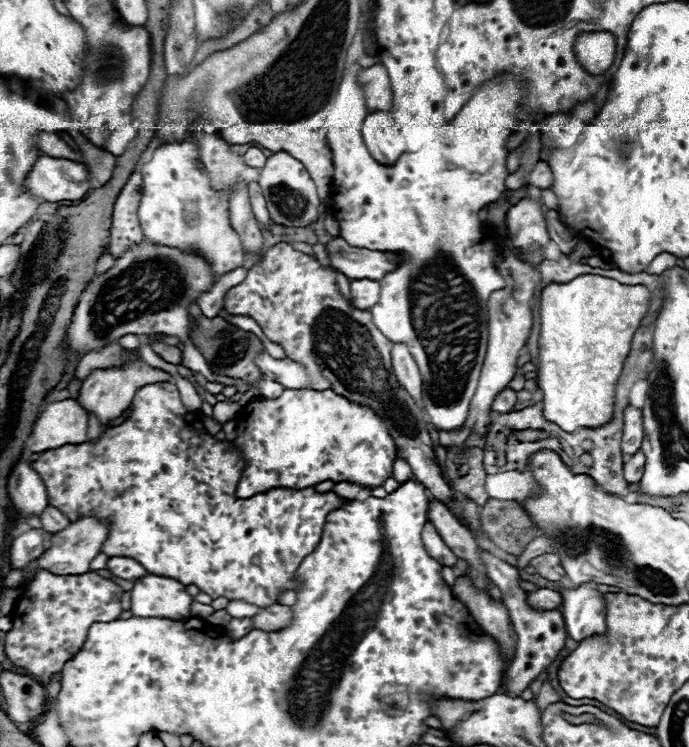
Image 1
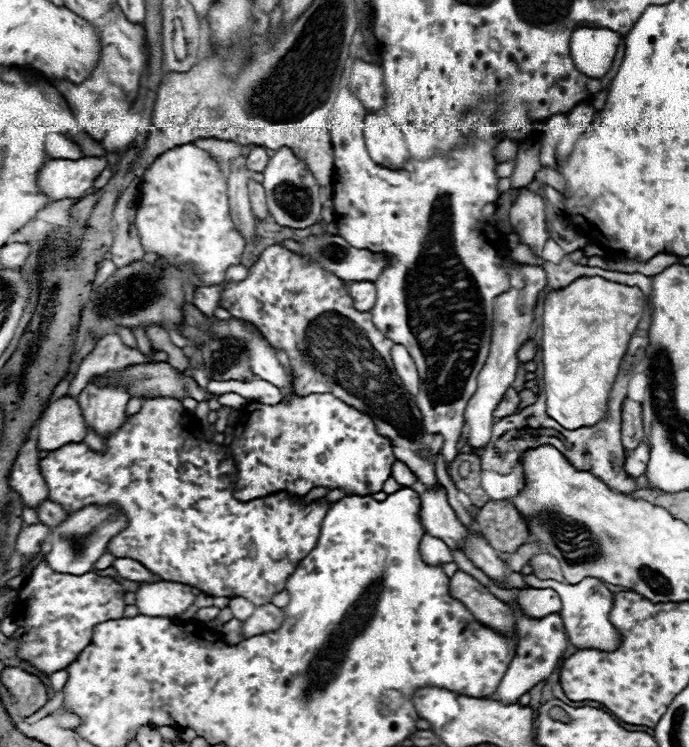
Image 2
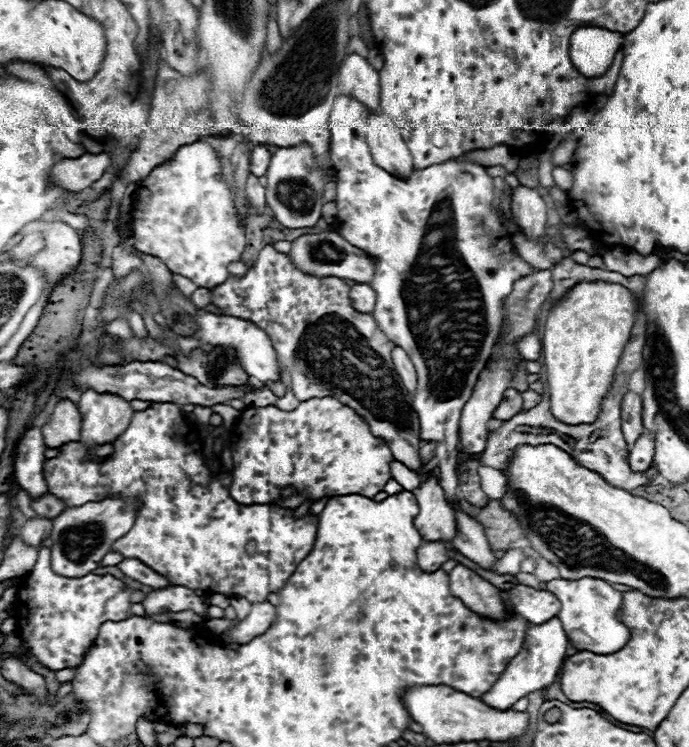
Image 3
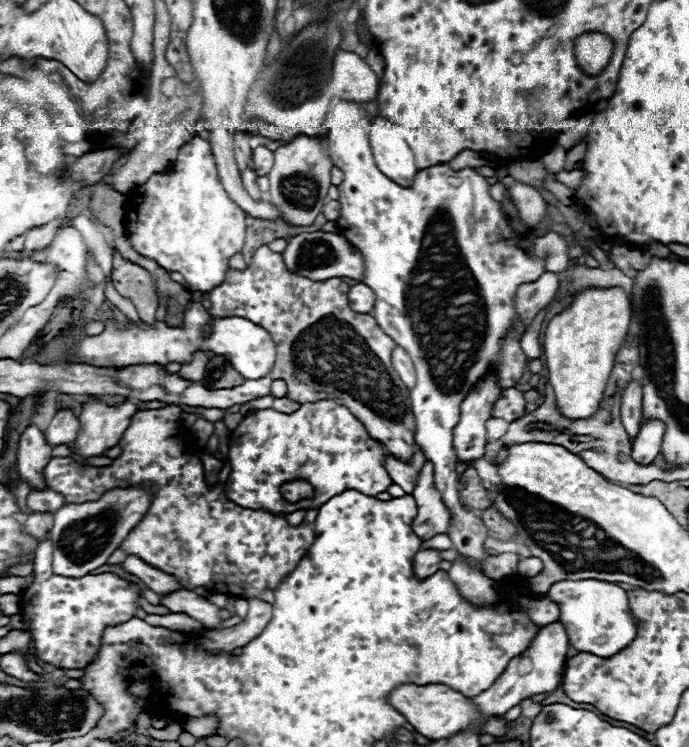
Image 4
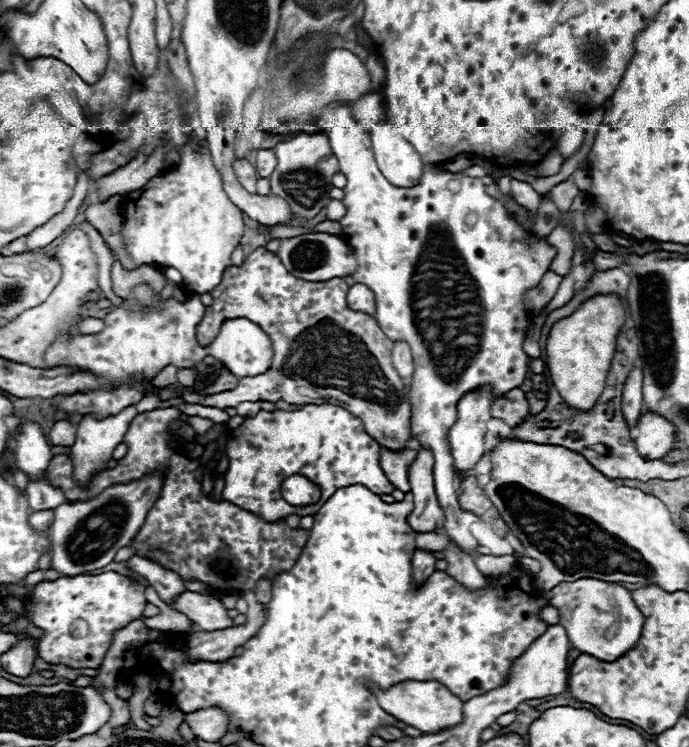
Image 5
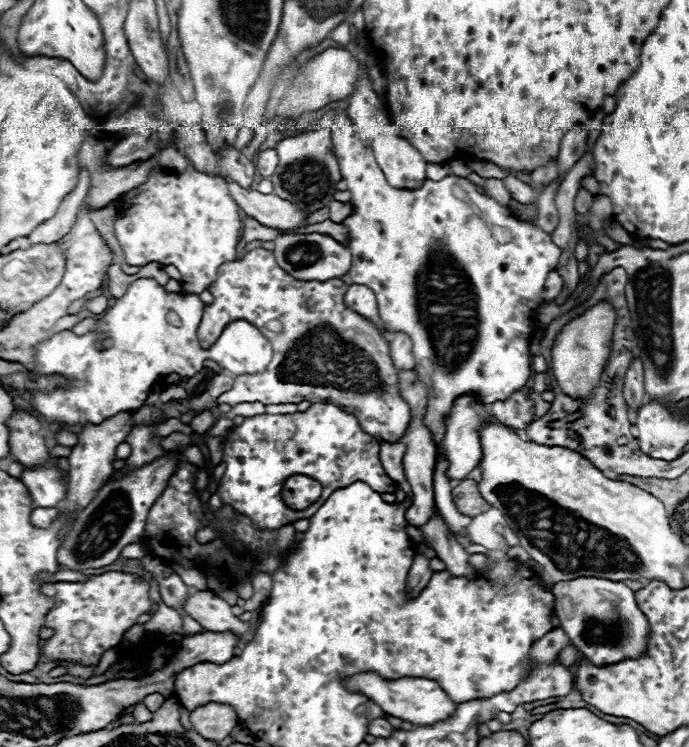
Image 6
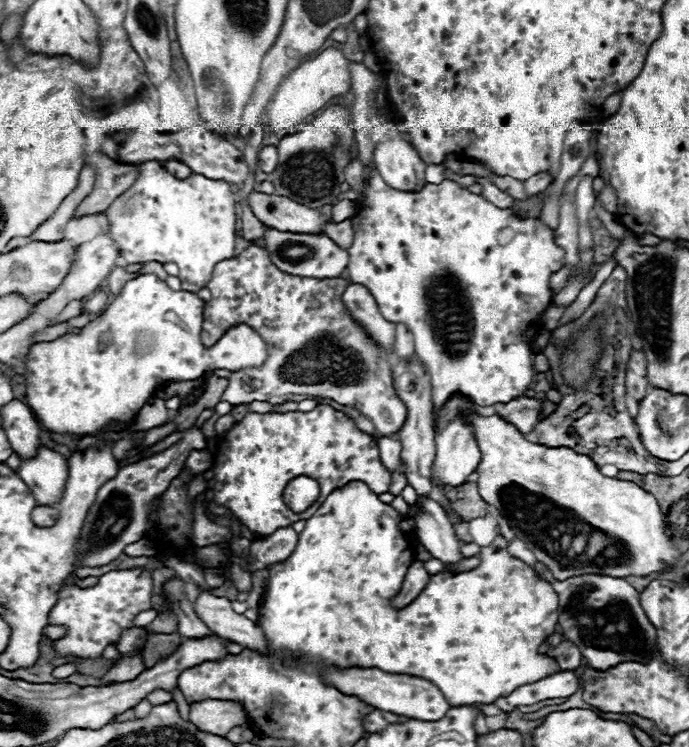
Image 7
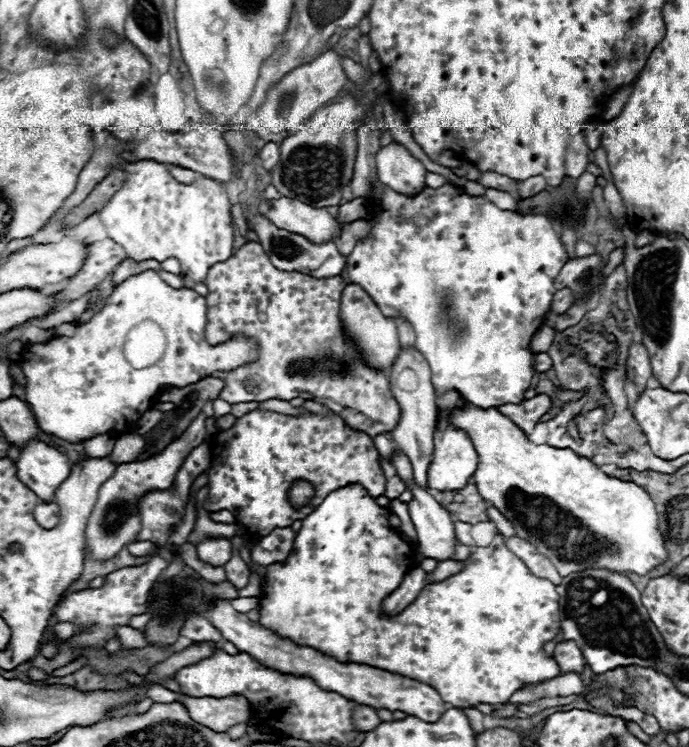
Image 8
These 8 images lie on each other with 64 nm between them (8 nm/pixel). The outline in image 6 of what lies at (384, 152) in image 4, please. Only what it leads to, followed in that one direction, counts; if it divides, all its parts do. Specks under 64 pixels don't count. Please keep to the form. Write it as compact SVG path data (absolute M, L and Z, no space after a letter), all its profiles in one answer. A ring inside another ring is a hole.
M388 134L372 140L376 164L394 188L420 188L426 180L426 162L420 152L402 136Z

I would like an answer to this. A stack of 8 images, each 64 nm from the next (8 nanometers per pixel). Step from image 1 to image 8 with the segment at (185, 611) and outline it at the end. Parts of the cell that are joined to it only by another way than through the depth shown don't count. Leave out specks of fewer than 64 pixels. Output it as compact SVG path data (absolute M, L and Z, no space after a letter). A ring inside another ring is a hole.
M218 600L212 604L212 608L206 612L206 618L220 630L220 634L232 642L240 652L250 654L254 660L258 660L260 664L284 672L284 674L294 674L294 676L310 676L322 690L330 690L336 692L348 700L354 700L358 704L366 704L372 708L388 708L388 710L400 710L406 712L408 716L416 716L424 722L436 722L440 720L440 716L450 708L440 694L416 680L410 680L406 676L400 674L392 674L380 668L372 668L366 664L344 664L338 662L310 646L298 646L288 638L282 638L278 634L274 634L272 630L264 628L258 622L248 620L246 614L240 614L232 608L230 602Z

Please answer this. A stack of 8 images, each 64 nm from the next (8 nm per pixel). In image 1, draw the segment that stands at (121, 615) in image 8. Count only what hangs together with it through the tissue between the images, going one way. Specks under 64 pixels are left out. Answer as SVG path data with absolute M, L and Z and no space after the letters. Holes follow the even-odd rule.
M38 570L34 580L24 588L10 612L12 630L6 634L6 656L16 668L28 670L34 680L48 682L62 666L74 658L86 642L88 628L94 622L110 622L120 618L122 588L96 572L58 576Z

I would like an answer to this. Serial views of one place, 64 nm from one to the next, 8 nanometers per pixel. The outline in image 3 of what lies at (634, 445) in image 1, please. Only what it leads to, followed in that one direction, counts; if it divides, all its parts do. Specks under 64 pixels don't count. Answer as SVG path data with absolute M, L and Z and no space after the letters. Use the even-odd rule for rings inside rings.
M626 392L624 400L622 400L622 432L624 432L624 438L630 446L644 432L644 426L642 426L642 398L634 392Z

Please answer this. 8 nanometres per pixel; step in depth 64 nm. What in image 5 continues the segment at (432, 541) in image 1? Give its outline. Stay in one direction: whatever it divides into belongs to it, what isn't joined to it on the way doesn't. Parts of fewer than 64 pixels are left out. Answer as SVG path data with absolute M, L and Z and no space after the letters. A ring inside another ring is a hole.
M416 550L412 556L412 578L416 582L424 582L432 572L436 572L434 562L436 562L436 558L430 552Z

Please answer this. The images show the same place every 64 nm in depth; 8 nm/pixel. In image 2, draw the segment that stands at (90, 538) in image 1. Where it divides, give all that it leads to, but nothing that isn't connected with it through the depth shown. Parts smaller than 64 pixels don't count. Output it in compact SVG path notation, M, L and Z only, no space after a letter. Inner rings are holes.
M84 506L72 514L66 516L62 524L58 524L50 534L52 550L46 554L46 562L50 568L58 574L72 574L82 576L90 570L94 570L96 560L106 552L108 542L120 534L128 526L128 518L118 510L118 506Z

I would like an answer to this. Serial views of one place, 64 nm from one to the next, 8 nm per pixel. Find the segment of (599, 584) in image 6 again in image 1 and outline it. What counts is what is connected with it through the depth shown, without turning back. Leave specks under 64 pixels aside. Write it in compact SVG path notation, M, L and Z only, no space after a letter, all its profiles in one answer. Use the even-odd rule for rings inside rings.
M560 584L556 586L556 590L562 594L562 616L564 616L564 624L566 624L566 632L572 640L582 642L590 636L596 634L606 634L608 626L606 626L606 602L604 602L604 594L598 592L596 588L590 588L588 584L580 584L578 588L562 588Z

